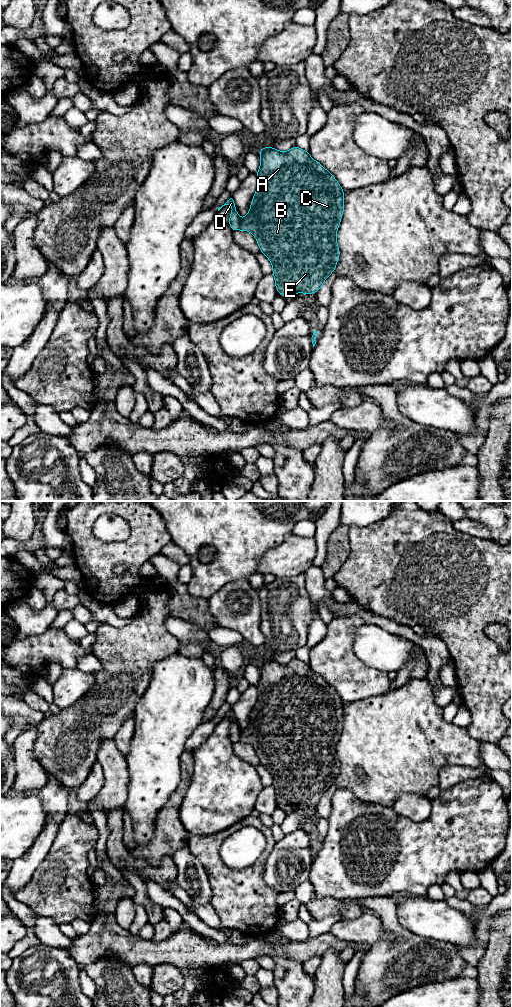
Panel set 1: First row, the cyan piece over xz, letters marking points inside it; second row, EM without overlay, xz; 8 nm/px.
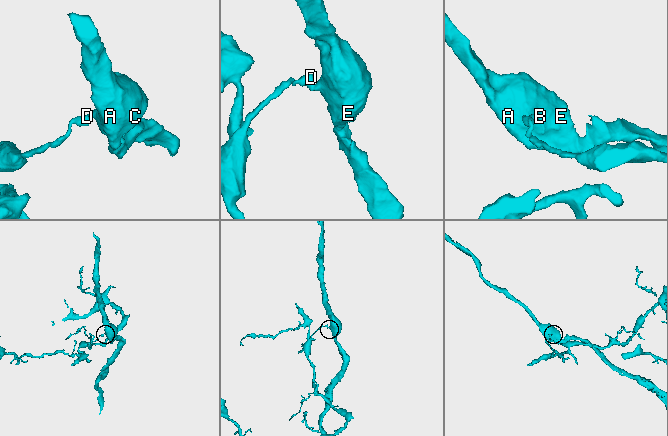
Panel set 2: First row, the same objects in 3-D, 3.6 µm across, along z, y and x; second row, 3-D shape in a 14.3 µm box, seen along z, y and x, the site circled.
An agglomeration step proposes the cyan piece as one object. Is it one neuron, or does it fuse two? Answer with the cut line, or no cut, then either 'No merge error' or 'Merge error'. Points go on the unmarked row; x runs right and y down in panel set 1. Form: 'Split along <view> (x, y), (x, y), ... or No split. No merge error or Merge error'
Split along xz (241, 732), (239, 740). Merge error

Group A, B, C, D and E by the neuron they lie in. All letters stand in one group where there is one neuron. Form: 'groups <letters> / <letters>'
groups A B C E / D

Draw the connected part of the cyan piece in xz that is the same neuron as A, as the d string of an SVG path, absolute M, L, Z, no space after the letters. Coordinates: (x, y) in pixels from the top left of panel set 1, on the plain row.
M270 658L258 663L261 672L256 685L258 697L249 725L240 733L240 742L251 744L260 763L271 773L278 806L317 805L326 790L335 783L339 772L336 745L344 723L344 703L328 682L298 658L288 664Z

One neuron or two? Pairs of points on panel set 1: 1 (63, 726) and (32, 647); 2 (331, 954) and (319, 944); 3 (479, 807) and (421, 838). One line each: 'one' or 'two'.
1: two
2: two
3: one

